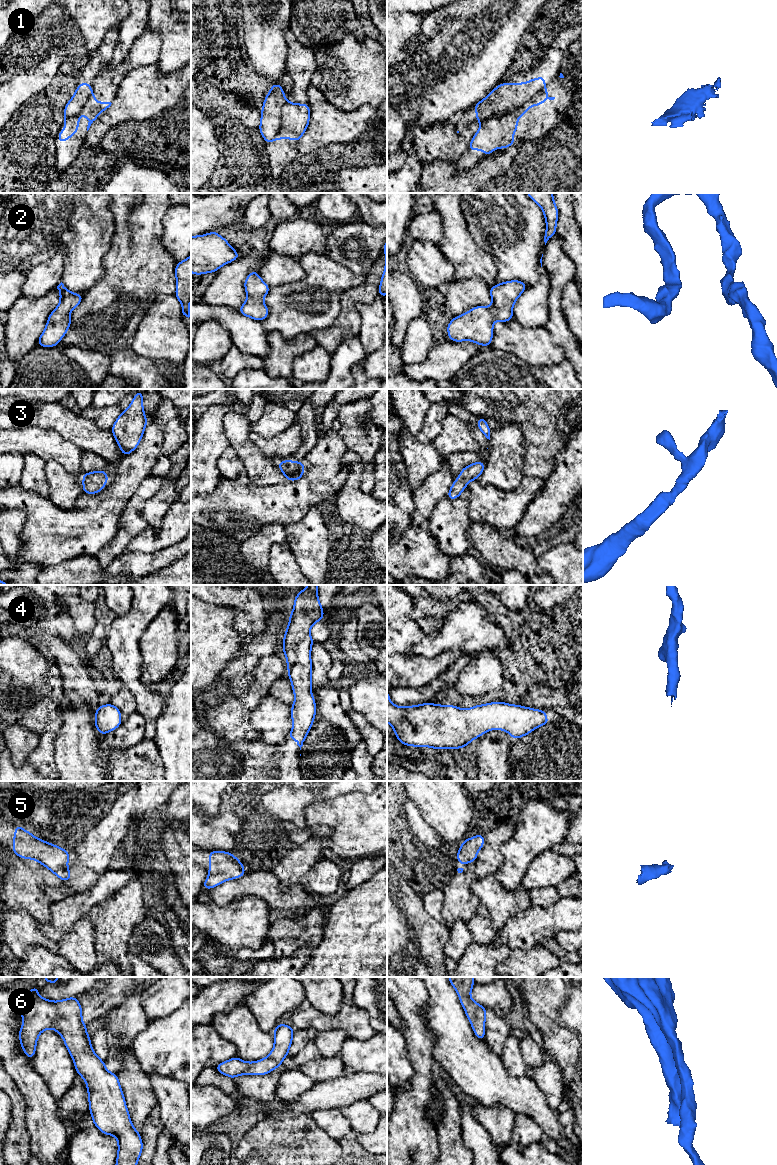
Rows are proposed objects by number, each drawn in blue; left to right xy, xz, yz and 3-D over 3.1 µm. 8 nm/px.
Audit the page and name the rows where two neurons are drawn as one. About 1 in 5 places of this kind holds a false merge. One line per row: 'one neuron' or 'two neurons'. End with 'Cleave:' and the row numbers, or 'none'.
1: two neurons
2: one neuron
3: one neuron
4: one neuron
5: one neuron
6: one neuron
Cleave: 1

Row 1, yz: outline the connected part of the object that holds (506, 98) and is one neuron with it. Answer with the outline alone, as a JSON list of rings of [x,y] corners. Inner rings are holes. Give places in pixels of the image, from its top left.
[[[545,76],[524,83],[499,84],[485,99],[475,104],[476,121],[483,123],[501,113],[513,113],[538,94],[545,86]]]

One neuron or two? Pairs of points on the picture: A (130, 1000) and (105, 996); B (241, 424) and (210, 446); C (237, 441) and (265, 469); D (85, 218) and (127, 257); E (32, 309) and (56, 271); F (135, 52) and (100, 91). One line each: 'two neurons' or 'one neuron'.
A: two neurons
B: two neurons
C: one neuron
D: two neurons
E: two neurons
F: one neuron

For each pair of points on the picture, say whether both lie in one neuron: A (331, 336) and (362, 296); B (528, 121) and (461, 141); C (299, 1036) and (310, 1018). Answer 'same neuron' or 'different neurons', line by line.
A: same neuron
B: different neurons
C: different neurons

